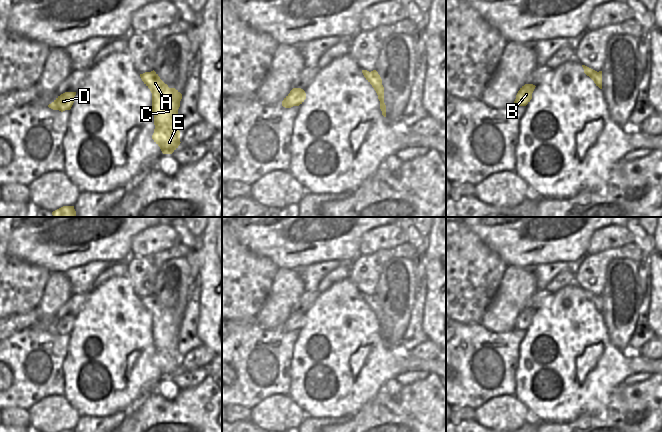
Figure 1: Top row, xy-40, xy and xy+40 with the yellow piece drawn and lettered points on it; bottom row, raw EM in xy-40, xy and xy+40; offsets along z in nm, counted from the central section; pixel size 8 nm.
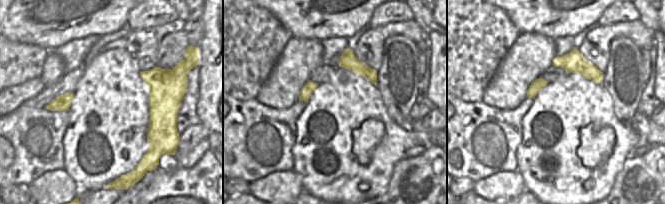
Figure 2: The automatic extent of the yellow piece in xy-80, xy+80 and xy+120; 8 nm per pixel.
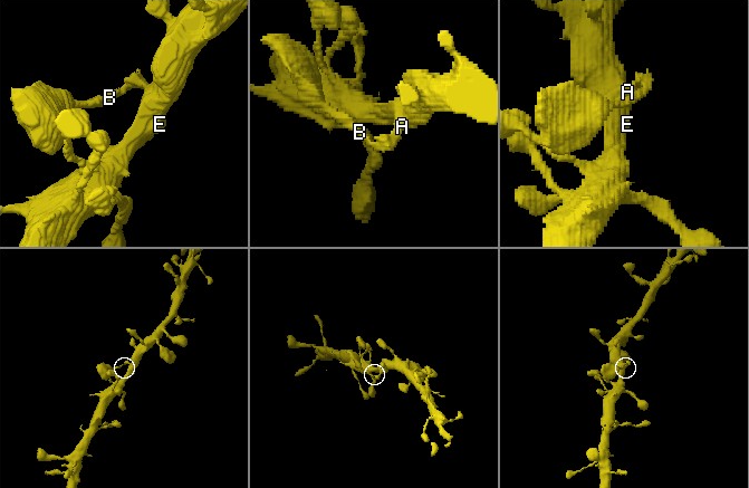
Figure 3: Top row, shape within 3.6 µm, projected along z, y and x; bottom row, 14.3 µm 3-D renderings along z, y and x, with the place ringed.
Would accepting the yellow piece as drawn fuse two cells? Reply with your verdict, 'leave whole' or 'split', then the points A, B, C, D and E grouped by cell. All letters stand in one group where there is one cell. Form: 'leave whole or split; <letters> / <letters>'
leave whole; A B C D E

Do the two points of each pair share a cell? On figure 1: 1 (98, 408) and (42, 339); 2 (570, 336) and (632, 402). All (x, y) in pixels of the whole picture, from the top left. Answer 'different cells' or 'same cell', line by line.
1: different cells
2: different cells

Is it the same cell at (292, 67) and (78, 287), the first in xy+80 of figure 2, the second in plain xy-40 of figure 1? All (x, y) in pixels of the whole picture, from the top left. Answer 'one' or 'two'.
two

